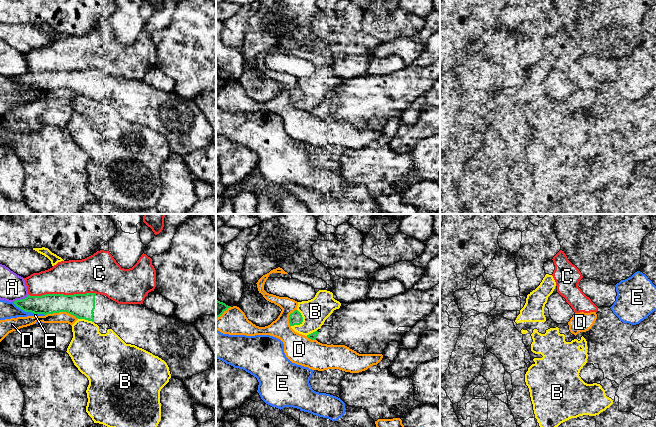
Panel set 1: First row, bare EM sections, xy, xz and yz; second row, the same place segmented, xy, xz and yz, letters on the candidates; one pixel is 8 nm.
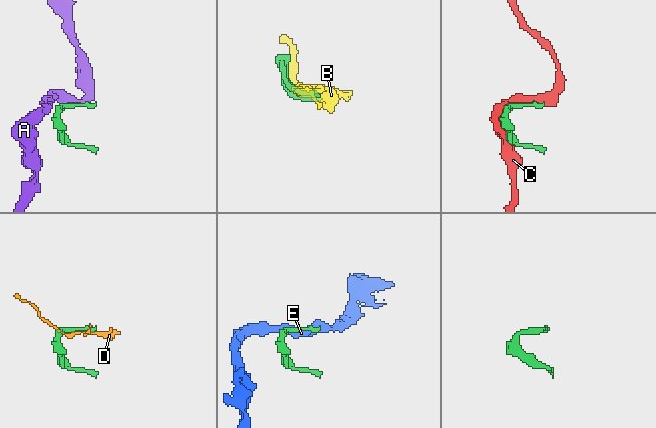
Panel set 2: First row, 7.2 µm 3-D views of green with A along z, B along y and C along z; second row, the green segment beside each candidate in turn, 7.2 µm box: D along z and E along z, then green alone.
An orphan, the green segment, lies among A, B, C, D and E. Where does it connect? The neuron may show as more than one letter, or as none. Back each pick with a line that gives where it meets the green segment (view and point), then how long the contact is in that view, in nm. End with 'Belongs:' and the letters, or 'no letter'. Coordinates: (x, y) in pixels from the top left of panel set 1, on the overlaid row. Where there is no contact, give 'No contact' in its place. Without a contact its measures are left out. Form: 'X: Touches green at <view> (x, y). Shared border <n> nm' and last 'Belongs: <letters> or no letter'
Belongs: no letter

